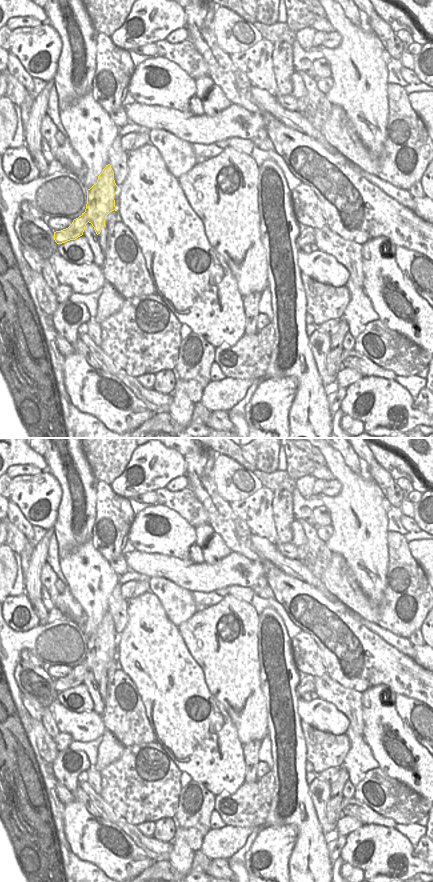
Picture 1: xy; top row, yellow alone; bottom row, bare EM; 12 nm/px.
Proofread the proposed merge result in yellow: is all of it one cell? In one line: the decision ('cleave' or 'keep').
cleave

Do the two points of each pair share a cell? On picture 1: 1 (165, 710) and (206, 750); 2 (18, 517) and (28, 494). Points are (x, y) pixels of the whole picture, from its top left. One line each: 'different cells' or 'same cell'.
1: same cell
2: different cells

